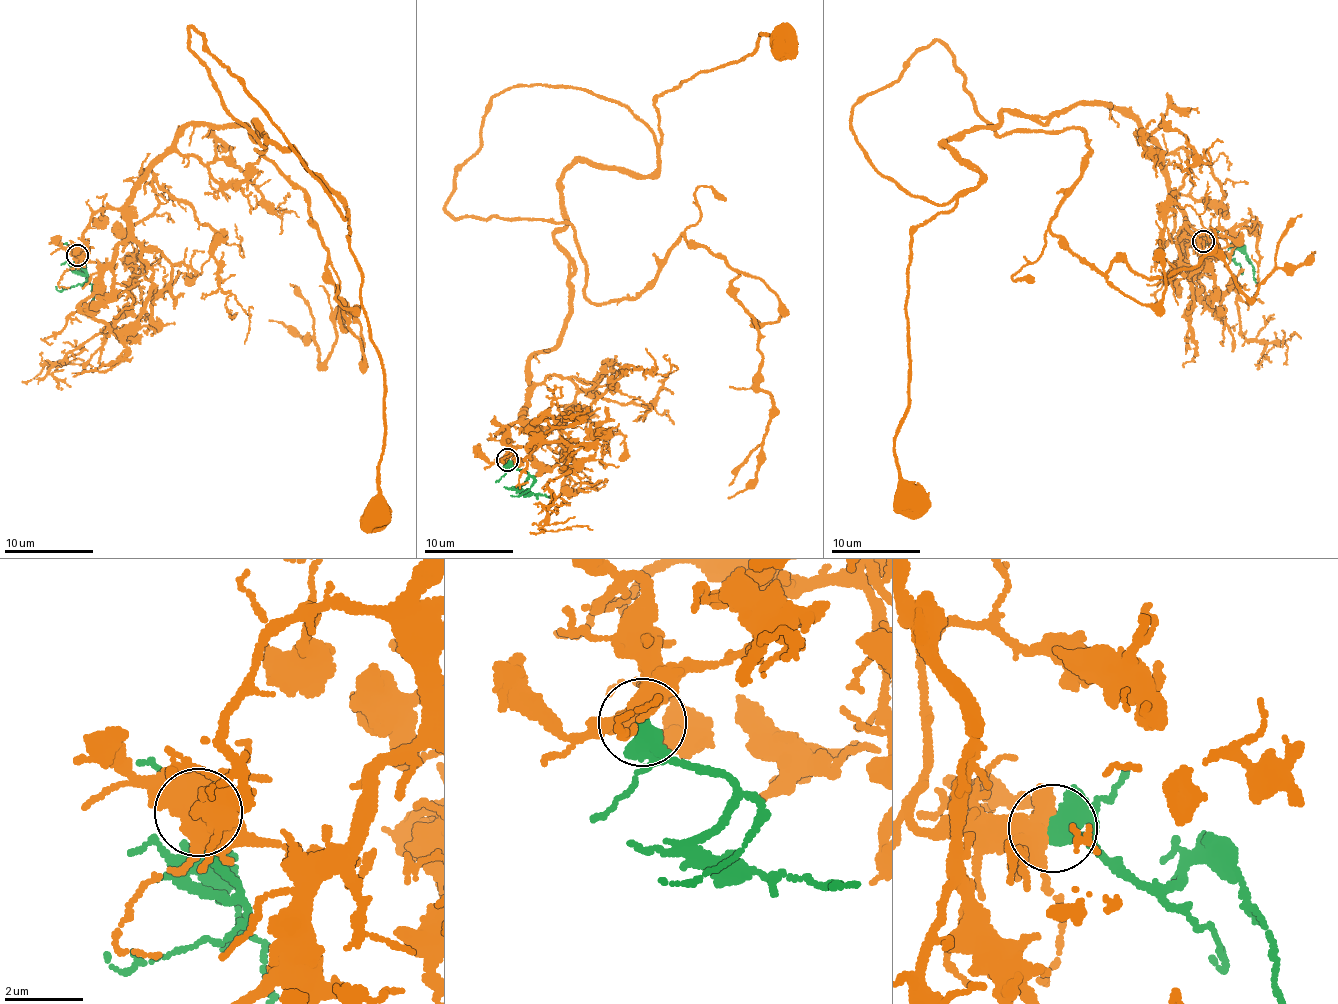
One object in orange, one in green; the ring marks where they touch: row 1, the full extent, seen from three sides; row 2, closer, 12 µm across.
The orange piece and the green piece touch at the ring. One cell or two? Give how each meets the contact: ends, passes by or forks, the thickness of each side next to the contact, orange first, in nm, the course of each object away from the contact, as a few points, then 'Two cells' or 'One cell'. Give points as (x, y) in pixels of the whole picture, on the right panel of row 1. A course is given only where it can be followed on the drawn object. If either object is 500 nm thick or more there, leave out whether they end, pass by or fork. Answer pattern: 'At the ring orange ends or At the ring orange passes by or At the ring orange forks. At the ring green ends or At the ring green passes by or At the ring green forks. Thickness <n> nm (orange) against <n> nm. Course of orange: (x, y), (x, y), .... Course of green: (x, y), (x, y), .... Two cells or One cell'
At the ring orange forks. At the ring green passes by. Thickness 480 nm (orange) against 440 nm. Course of orange: (1202, 241), (1171, 239), (1159, 154), (1110, 102), (950, 136), (981, 180), (913, 233), (894, 439), (913, 498). Course of green: (1203, 240), (1225, 254), (1240, 249), (1246, 252), (1255, 281). One cell

